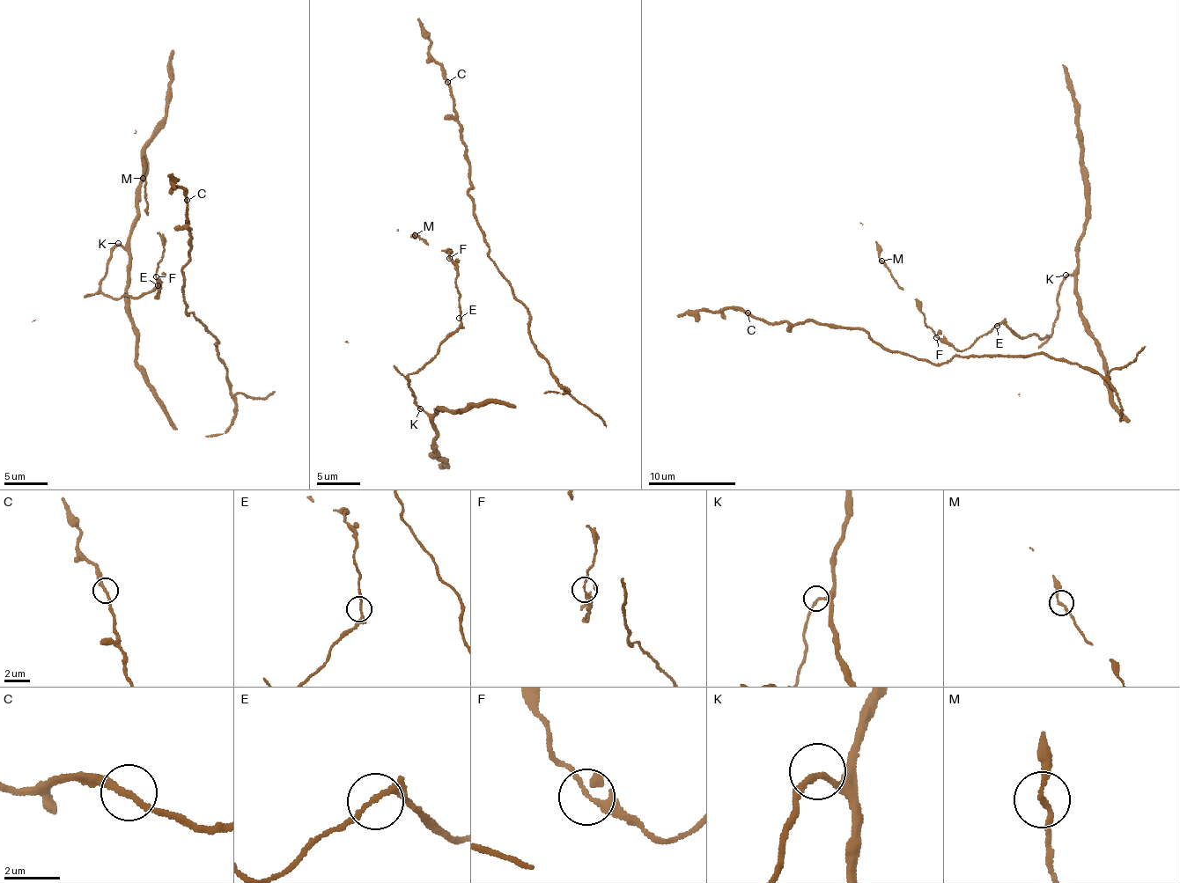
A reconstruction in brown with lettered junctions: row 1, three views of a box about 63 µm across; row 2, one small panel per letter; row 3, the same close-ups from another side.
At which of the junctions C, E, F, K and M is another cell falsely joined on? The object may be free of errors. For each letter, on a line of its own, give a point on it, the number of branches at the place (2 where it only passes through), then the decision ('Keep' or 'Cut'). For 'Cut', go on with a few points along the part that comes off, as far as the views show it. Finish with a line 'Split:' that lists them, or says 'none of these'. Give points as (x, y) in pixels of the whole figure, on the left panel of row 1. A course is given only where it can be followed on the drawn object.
C: Place: (187, 200). Branches: 2. Keep
E: Place: (158, 285). Branches: 2. Keep
F: Place: (156, 276). Branches: 2. Keep
K: Place: (118, 243). Branches: 2. Keep
M: Place: (143, 178). Branches: 2. Keep
Split: none of these

